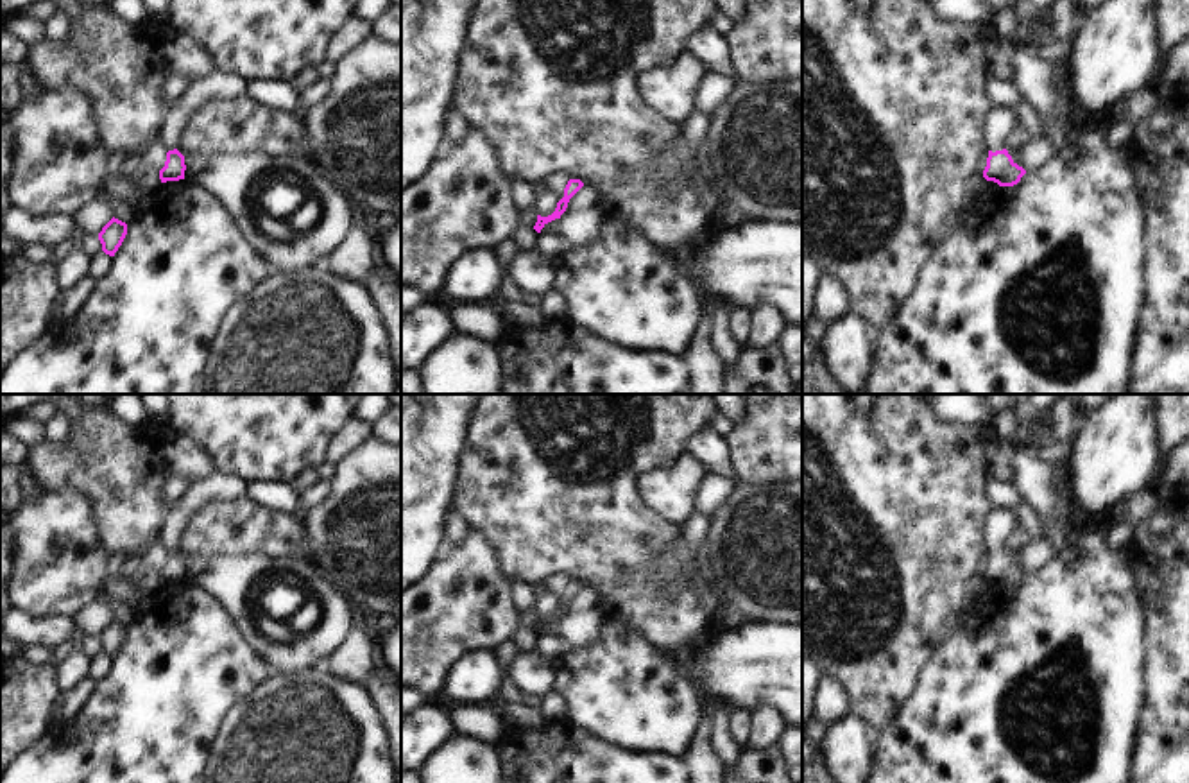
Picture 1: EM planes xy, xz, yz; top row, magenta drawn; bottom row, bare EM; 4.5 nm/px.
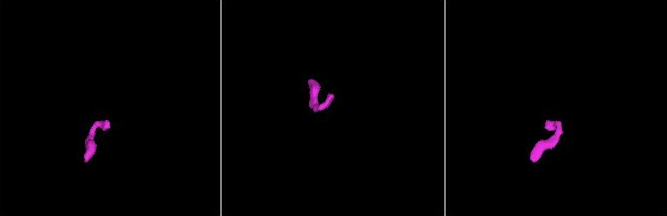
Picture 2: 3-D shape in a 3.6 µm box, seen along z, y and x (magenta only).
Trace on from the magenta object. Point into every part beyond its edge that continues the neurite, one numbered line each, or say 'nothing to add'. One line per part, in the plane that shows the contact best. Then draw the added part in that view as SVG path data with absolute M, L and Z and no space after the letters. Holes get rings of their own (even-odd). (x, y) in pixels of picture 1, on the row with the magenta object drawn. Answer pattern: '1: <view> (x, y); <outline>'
1: yz (1001, 122); M997 106L985 118L985 143L988 151L1006 149L1006 142L1014 134L1024 134L1022 124L1014 108Z

